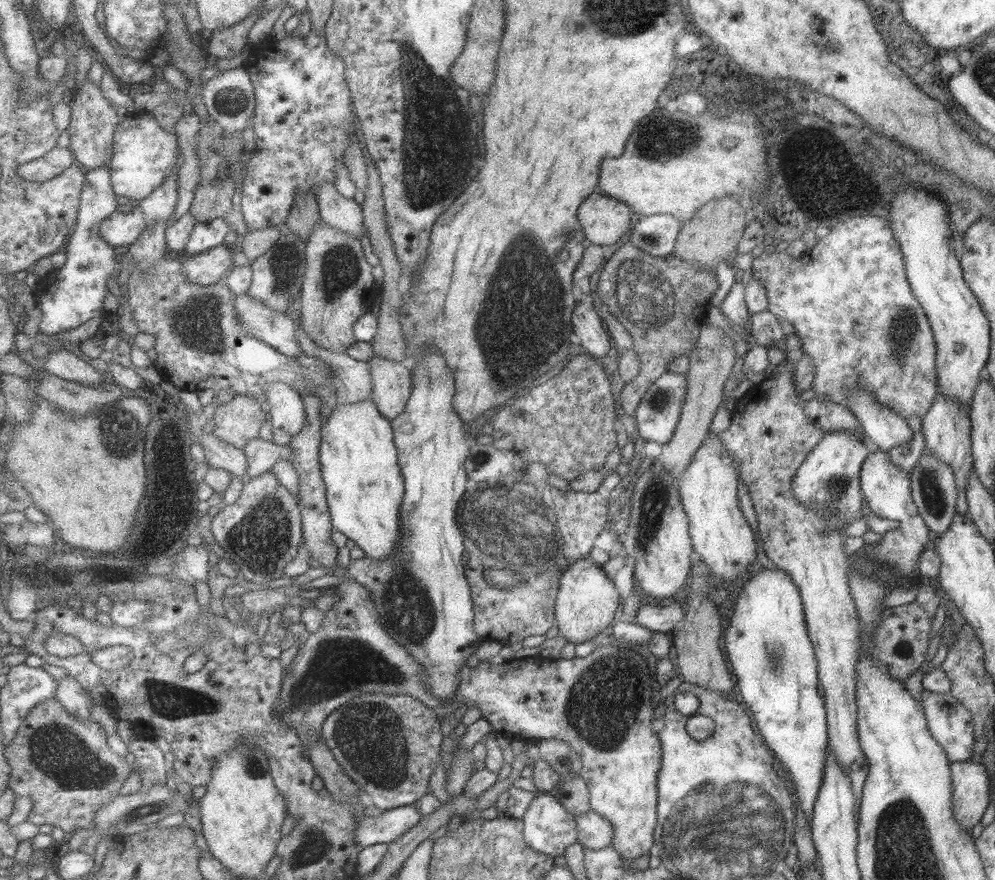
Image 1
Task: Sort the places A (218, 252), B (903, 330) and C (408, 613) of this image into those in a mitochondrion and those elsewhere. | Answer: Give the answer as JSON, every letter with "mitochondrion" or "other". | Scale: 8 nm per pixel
{"A":"other","B":"mitochondrion","C":"mitochondrion"}

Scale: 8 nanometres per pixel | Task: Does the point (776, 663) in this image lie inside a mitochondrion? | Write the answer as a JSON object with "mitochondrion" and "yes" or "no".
{"mitochondrion":"yes"}

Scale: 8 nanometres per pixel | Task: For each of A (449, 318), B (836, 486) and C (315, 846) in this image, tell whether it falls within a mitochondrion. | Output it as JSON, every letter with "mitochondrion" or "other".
{"A":"other","B":"mitochondrion","C":"mitochondrion"}

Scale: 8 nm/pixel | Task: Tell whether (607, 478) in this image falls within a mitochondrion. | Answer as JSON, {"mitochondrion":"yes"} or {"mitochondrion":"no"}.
{"mitochondrion":"no"}

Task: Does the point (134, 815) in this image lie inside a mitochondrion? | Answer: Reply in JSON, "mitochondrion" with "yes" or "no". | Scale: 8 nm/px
{"mitochondrion":"no"}

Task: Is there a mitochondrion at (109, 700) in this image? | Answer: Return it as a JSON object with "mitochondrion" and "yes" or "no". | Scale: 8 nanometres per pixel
{"mitochondrion":"no"}

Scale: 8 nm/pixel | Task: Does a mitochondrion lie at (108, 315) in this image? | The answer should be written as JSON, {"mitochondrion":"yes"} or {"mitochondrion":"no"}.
{"mitochondrion":"no"}

